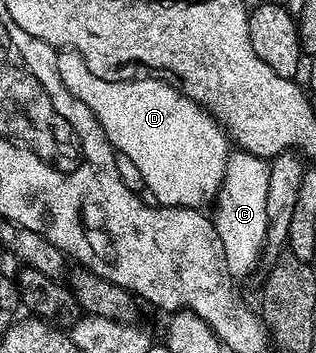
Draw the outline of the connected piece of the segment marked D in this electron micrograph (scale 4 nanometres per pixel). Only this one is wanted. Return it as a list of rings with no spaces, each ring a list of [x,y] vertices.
[[[75,50],[58,51],[57,72],[61,72],[61,84],[65,84],[72,96],[81,100],[81,104],[97,116],[105,136],[116,151],[137,164],[146,193],[151,193],[150,197],[158,205],[207,208],[216,201],[226,175],[229,139],[226,130],[208,110],[197,106],[192,98],[186,98],[170,82],[163,82],[157,76],[140,76],[132,82],[101,80],[101,76],[93,76],[93,72],[89,72],[89,64],[85,64],[83,57]]]

